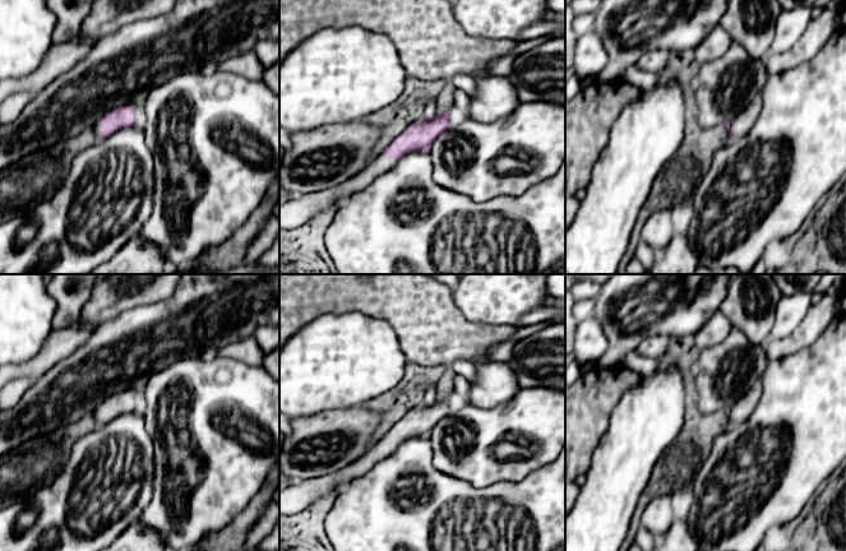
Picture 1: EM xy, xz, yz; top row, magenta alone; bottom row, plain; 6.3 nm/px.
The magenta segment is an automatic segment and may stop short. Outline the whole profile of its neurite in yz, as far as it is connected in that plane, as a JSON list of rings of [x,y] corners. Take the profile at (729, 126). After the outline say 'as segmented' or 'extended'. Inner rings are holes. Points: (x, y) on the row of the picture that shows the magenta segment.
[[[757,98],[746,106],[730,124],[727,124],[730,140],[746,135],[757,121],[762,107],[762,99]]]; extended

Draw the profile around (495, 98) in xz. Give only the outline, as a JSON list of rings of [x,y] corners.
[[[493,75],[475,80],[476,94],[470,97],[471,119],[493,124],[514,112],[521,101],[507,77]]]

